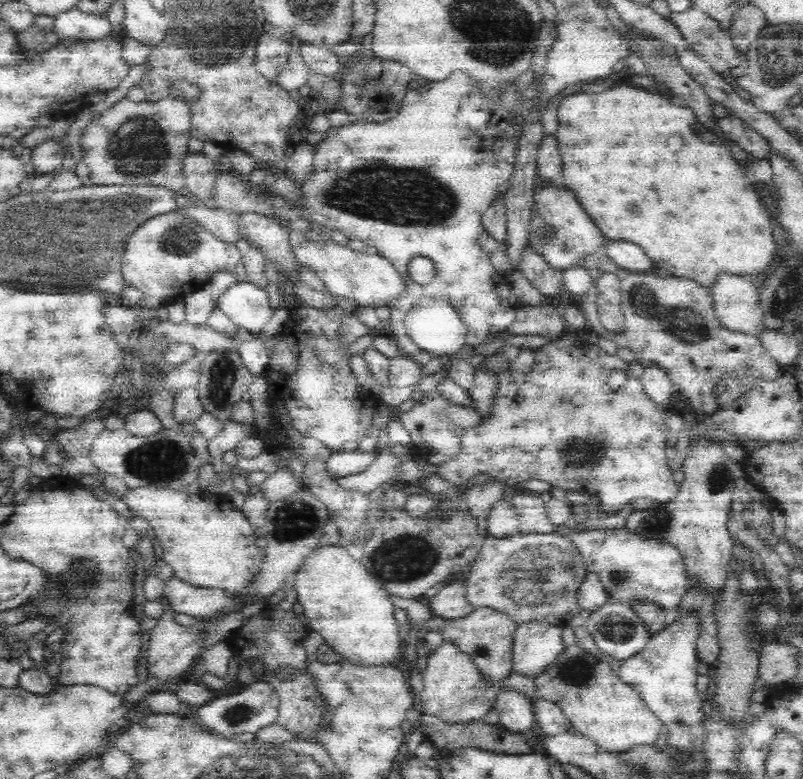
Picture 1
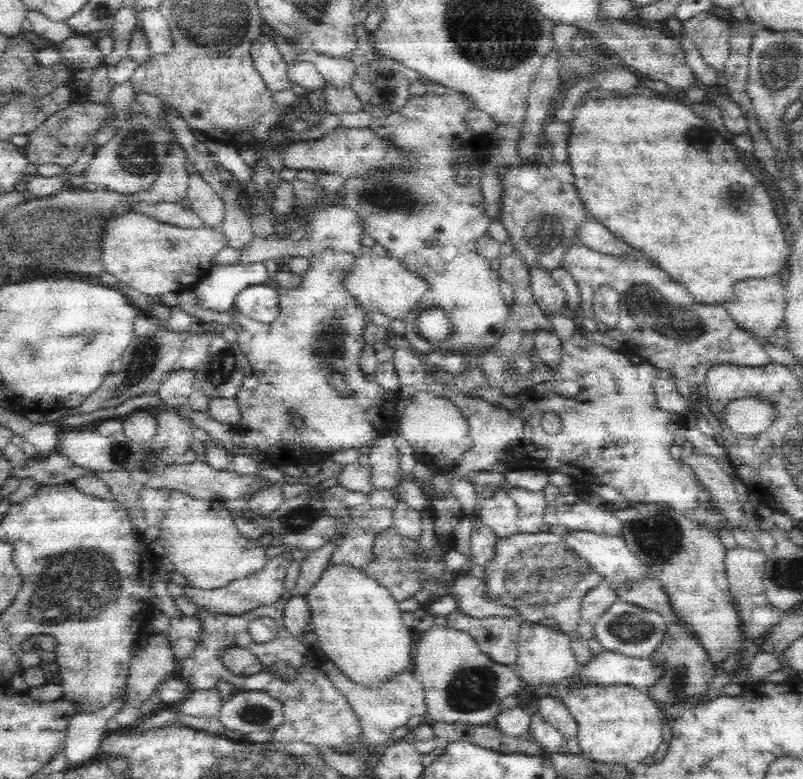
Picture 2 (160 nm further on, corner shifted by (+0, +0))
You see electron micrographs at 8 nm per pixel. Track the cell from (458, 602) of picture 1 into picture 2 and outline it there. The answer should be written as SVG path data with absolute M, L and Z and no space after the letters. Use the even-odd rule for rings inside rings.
M474 575L464 576L456 580L451 588L447 588L458 599L458 607L462 613L478 618L502 617L516 619L518 622L526 622L516 609L504 606L488 597L484 579Z

